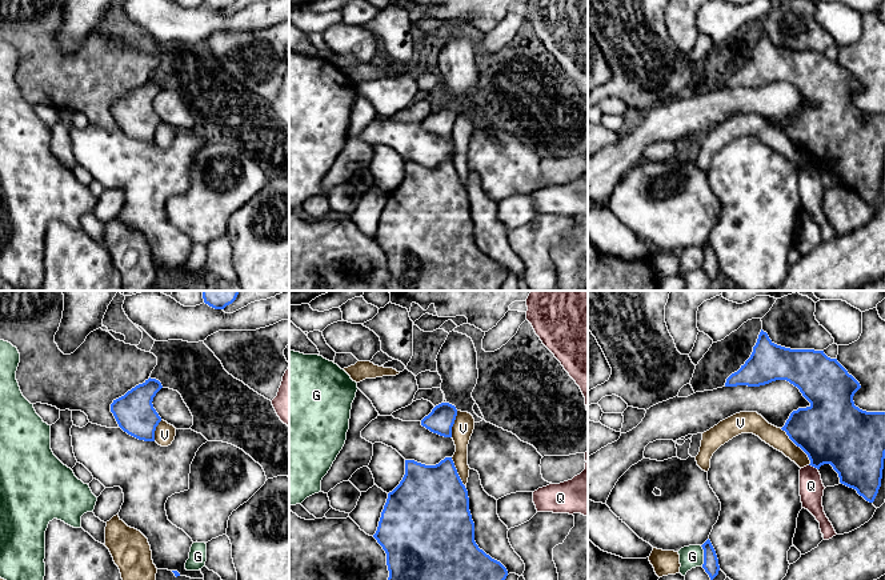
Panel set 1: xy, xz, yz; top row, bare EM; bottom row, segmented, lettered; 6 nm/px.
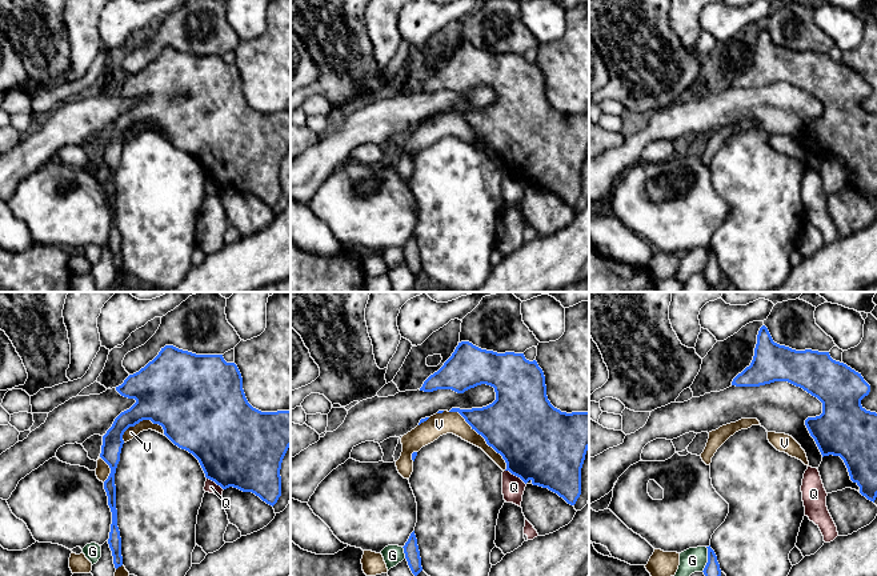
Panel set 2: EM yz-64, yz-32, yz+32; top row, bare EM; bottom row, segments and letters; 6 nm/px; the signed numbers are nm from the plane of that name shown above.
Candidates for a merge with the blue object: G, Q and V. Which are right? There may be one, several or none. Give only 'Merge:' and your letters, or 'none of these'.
Merge: none of these

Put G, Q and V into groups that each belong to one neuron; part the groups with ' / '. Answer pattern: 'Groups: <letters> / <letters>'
Groups: G / Q / V

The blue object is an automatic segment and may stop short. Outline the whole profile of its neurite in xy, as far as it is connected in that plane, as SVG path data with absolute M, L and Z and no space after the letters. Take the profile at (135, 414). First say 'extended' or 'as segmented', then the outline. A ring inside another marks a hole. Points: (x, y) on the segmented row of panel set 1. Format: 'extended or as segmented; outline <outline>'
as segmented; outline M149 377L124 396L113 400L111 412L124 432L139 440L155 441L155 431L161 417L152 401L161 388L159 380Z

